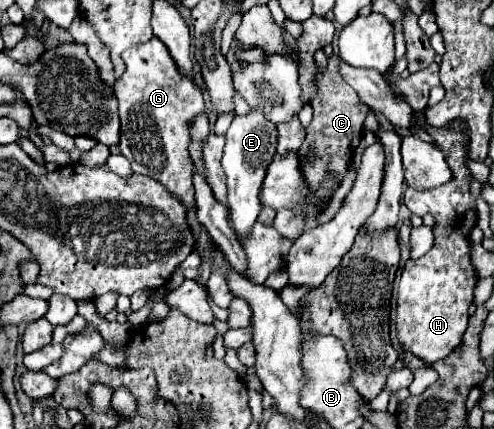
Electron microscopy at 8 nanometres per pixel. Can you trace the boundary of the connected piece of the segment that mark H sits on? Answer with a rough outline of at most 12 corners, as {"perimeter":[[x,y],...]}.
{"perimeter":[[462,122],[428,126],[454,180],[404,192],[436,218],[434,248],[408,260],[398,340],[426,364],[464,336],[478,276],[476,204]]}

